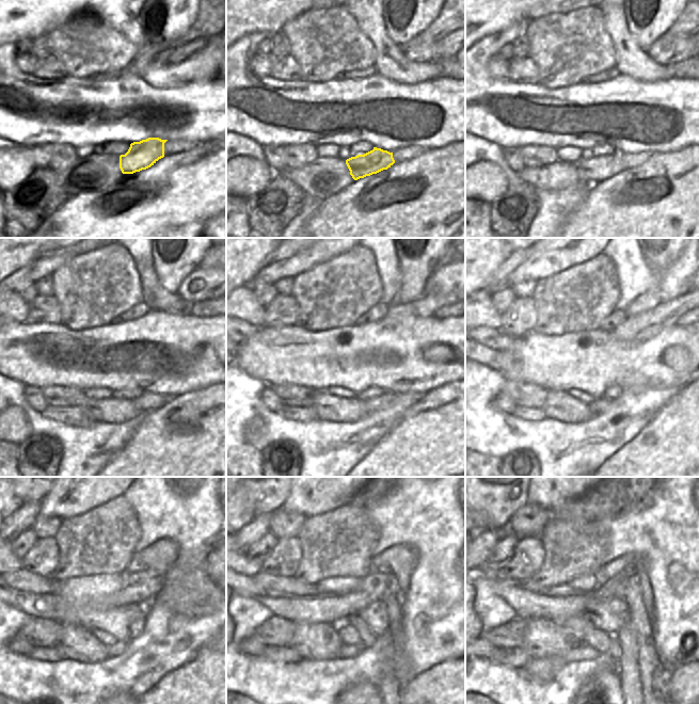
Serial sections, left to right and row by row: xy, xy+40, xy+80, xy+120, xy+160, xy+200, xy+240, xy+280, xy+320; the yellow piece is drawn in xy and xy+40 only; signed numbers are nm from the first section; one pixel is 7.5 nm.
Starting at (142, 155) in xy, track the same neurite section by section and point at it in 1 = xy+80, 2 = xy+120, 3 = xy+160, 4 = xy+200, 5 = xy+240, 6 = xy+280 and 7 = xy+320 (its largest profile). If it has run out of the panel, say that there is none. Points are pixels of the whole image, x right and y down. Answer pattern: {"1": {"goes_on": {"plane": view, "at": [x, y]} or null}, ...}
{"1": {"goes_on": {"plane": "xy+80", "at": [597, 169]}}, "2": {"goes_on": {"plane": "xy+120", "at": [112, 410]}}, "3": {"goes_on": {"plane": "xy+160", "at": [327, 408]}}, "4": {"goes_on": {"plane": "xy+200", "at": [559, 405]}}, "5": {"goes_on": {"plane": "xy+240", "at": [78, 643]}}, "6": {"goes_on": {"plane": "xy+280", "at": [313, 640]}}, "7": {"goes_on": {"plane": "xy+320", "at": [543, 639]}}}

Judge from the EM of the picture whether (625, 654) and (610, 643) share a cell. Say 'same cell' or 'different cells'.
different cells

